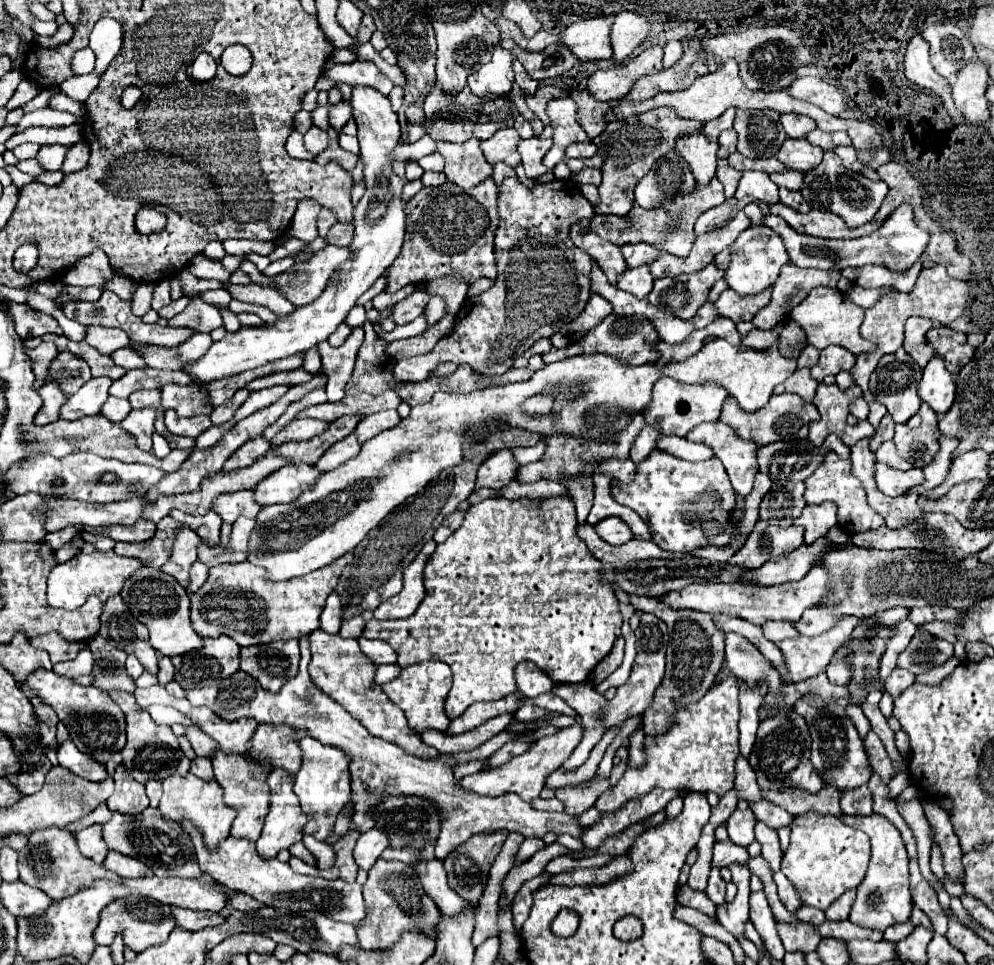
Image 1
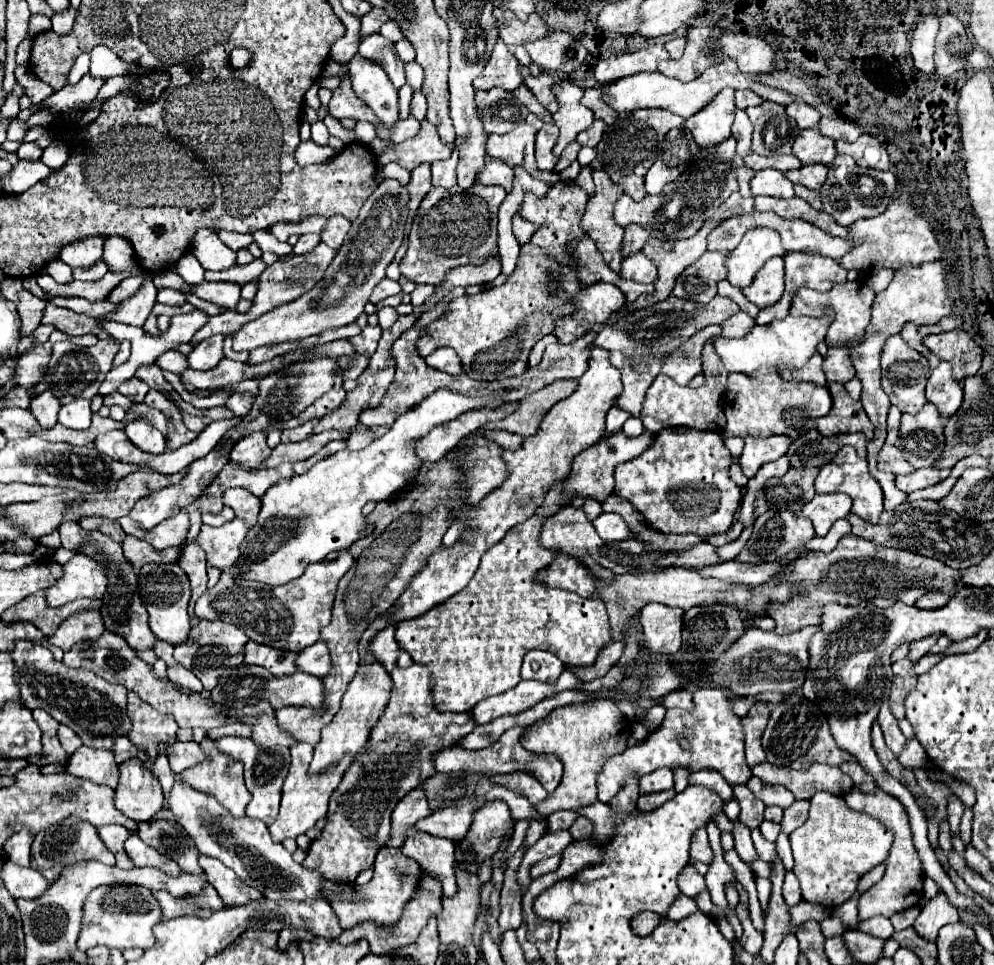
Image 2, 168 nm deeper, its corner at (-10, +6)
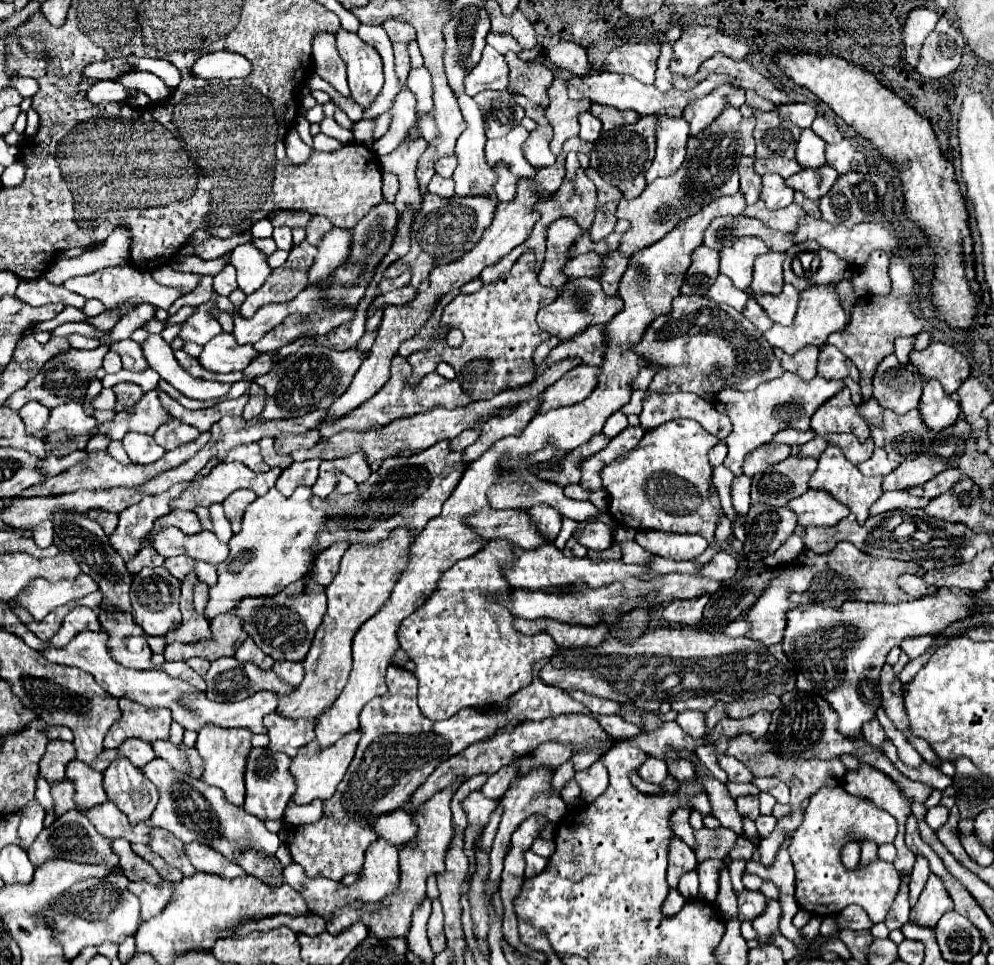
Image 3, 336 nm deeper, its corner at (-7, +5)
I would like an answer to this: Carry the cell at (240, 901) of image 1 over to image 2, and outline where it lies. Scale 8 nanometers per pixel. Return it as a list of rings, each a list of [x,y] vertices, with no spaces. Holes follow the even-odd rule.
[[[200,854],[198,858],[206,880],[216,888],[216,892],[220,894],[220,898],[226,904],[246,904],[252,898],[252,888],[248,884],[244,884],[230,868],[226,868],[220,860],[212,858],[212,856],[204,856]]]

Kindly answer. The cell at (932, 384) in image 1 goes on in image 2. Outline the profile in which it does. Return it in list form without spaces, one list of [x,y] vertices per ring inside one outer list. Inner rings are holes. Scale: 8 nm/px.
[[[940,362],[926,384],[926,400],[936,404],[942,418],[952,416],[962,404],[962,386],[952,378],[952,366]]]

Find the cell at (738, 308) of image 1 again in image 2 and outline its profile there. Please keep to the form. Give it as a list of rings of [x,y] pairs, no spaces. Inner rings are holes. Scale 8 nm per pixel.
[[[774,256],[760,268],[756,280],[748,288],[742,288],[744,296],[758,308],[766,308],[782,298],[784,292],[784,258]]]

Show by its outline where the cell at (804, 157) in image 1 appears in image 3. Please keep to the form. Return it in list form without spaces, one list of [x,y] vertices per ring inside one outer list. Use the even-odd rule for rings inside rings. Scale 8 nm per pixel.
[[[803,129],[797,143],[797,163],[801,167],[821,167],[825,165],[825,141],[813,133],[813,129]]]

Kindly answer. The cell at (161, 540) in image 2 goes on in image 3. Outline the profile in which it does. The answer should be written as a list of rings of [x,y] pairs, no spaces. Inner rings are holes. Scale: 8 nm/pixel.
[[[175,509],[173,513],[169,513],[157,521],[157,529],[167,529],[167,527],[177,527],[187,535],[201,531],[197,515],[193,511],[179,511],[179,509]]]

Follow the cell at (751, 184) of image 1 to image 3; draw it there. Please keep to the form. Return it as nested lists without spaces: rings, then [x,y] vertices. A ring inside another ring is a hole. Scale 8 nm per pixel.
[[[763,175],[763,189],[759,199],[765,201],[769,209],[781,209],[793,203],[793,189],[785,185],[781,175]]]

